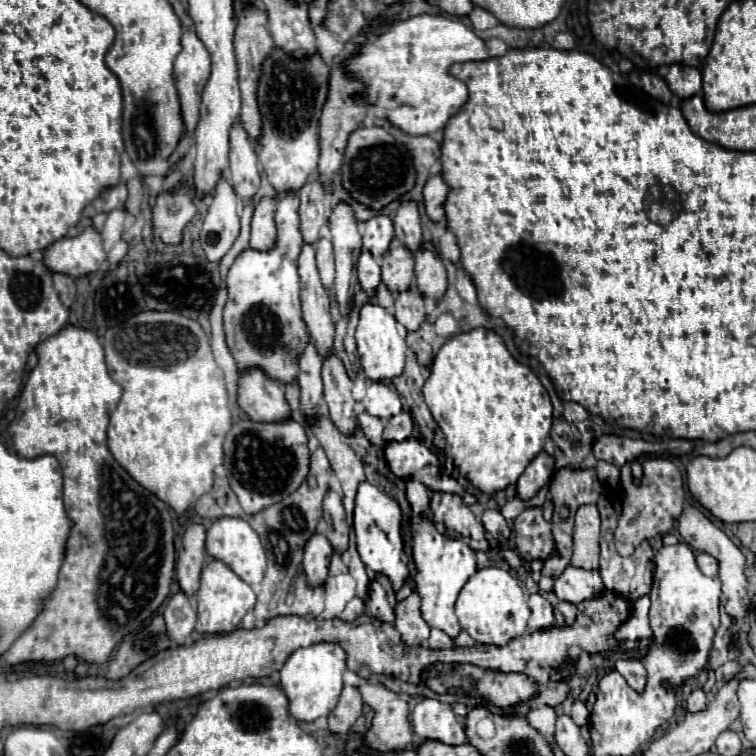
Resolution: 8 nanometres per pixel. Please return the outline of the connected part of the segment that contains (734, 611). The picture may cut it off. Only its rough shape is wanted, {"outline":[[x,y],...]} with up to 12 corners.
{"outline":[[688,505],[680,537],[712,555],[724,609],[748,617],[744,553],[704,513]]}

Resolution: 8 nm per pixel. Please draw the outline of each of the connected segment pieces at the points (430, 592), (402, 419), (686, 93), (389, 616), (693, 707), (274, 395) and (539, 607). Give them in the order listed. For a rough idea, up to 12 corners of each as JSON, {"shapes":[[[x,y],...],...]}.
{"shapes":[[[412,523],[424,621],[456,639],[454,603],[476,553]],[[406,411],[386,421],[384,441],[404,441],[414,429]],[[670,65],[666,83],[680,99],[702,91],[702,75],[694,67]],[[384,575],[370,583],[372,617],[394,621],[396,595]],[[696,689],[688,697],[688,711],[704,711],[708,699],[702,689]],[[260,369],[242,375],[238,405],[250,419],[294,415],[284,387]],[[530,595],[528,629],[544,631],[556,625],[550,601]]]}

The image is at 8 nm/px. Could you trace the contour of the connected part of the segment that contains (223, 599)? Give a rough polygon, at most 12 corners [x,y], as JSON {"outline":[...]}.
{"outline":[[222,561],[202,569],[198,633],[230,633],[256,593]]}

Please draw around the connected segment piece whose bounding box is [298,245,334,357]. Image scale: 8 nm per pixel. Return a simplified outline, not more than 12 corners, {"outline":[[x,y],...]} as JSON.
{"outline":[[314,247],[300,253],[302,313],[316,351],[334,343],[330,299],[320,283]]}

